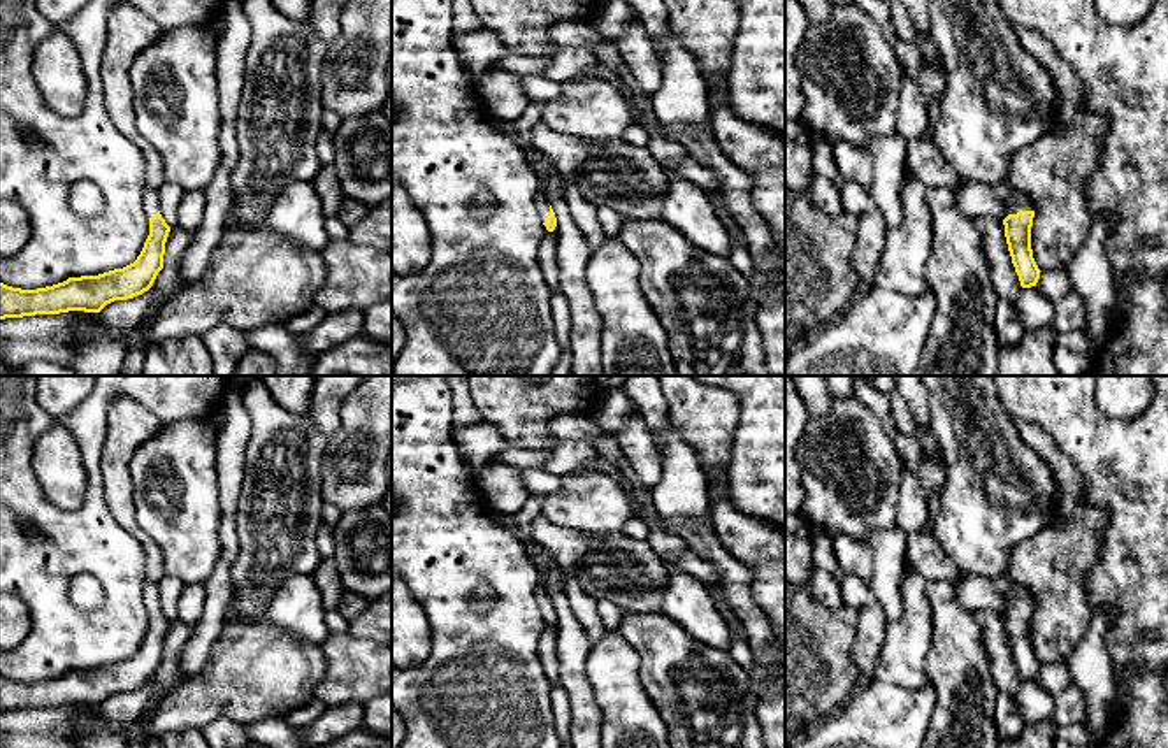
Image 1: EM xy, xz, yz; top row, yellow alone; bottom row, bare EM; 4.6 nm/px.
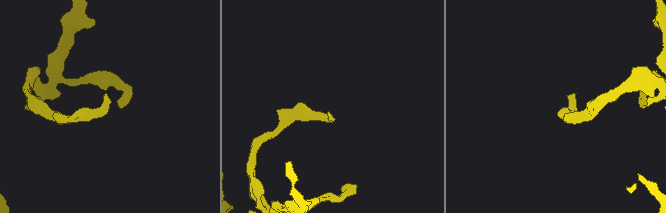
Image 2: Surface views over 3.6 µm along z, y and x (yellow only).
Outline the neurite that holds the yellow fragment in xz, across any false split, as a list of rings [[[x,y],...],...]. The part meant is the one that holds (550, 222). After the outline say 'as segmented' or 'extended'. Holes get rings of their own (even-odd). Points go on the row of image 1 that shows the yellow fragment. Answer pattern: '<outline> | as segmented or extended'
[[[541,188],[537,193],[537,211],[543,219],[543,225],[546,227],[548,232],[553,232],[557,227],[557,218],[555,212],[546,198],[546,190]]] | extended

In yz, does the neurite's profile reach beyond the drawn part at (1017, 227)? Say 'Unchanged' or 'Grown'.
Grown

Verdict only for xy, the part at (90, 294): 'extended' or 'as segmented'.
extended

